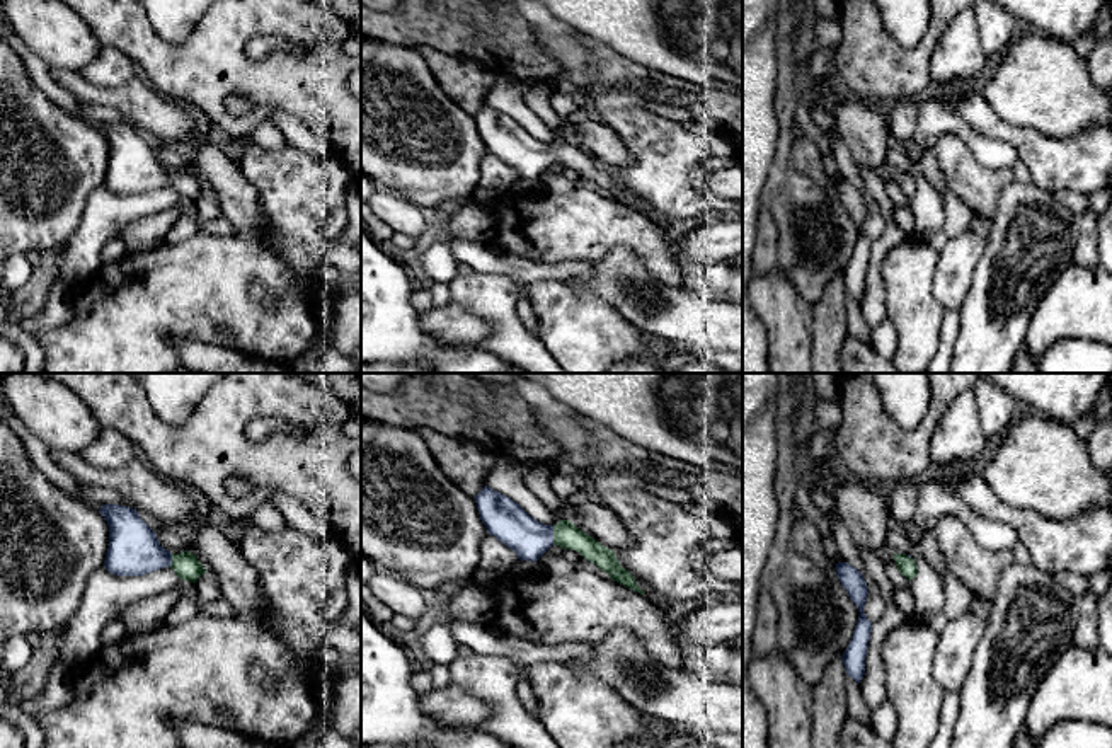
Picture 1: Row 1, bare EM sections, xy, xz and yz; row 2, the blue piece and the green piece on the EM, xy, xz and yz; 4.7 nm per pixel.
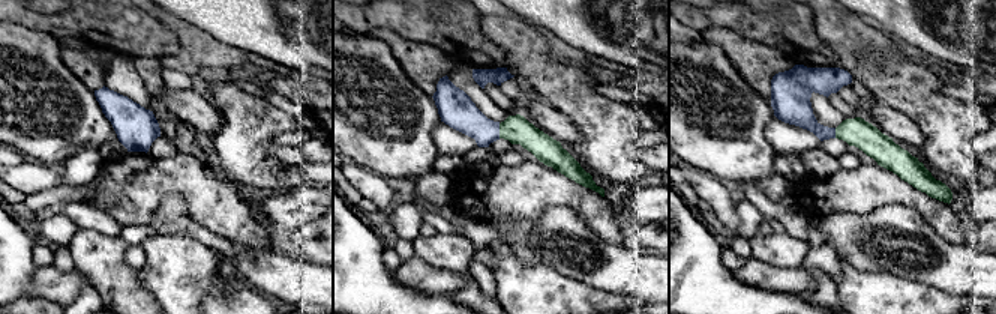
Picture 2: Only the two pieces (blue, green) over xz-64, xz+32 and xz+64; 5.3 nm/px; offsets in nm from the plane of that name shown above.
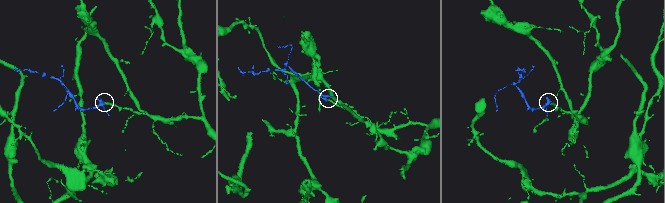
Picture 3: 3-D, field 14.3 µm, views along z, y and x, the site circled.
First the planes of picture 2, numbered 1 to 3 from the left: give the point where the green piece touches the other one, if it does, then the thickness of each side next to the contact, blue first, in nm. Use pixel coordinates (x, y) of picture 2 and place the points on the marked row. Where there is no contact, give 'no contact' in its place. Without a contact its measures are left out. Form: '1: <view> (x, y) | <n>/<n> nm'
1: no contact
2: xz+32 (498, 131) | 180/150 nm
3: xz+64 (834, 132) | 180/150 nm

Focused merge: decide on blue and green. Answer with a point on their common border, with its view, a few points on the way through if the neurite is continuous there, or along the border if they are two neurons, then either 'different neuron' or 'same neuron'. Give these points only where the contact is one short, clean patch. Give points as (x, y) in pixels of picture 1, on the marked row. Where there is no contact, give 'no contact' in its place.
meets blue in xz at (552, 535); runs through xz (506, 520), (525, 535), (552, 535), (567, 535); same neuron

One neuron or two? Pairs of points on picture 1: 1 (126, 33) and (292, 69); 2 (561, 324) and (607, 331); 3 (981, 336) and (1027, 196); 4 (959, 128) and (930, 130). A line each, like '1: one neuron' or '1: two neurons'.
1: one neuron
2: one neuron
3: one neuron
4: one neuron

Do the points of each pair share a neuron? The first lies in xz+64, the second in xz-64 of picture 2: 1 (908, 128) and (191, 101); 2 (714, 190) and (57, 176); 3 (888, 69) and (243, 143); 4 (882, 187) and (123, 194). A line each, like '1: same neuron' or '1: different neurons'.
1: same neuron
2: same neuron
3: same neuron
4: same neuron

